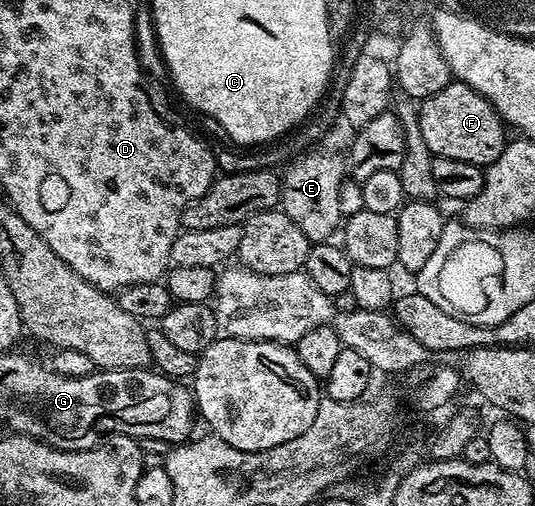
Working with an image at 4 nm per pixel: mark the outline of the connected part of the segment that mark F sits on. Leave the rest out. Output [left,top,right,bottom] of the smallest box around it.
[418,82,506,166]

